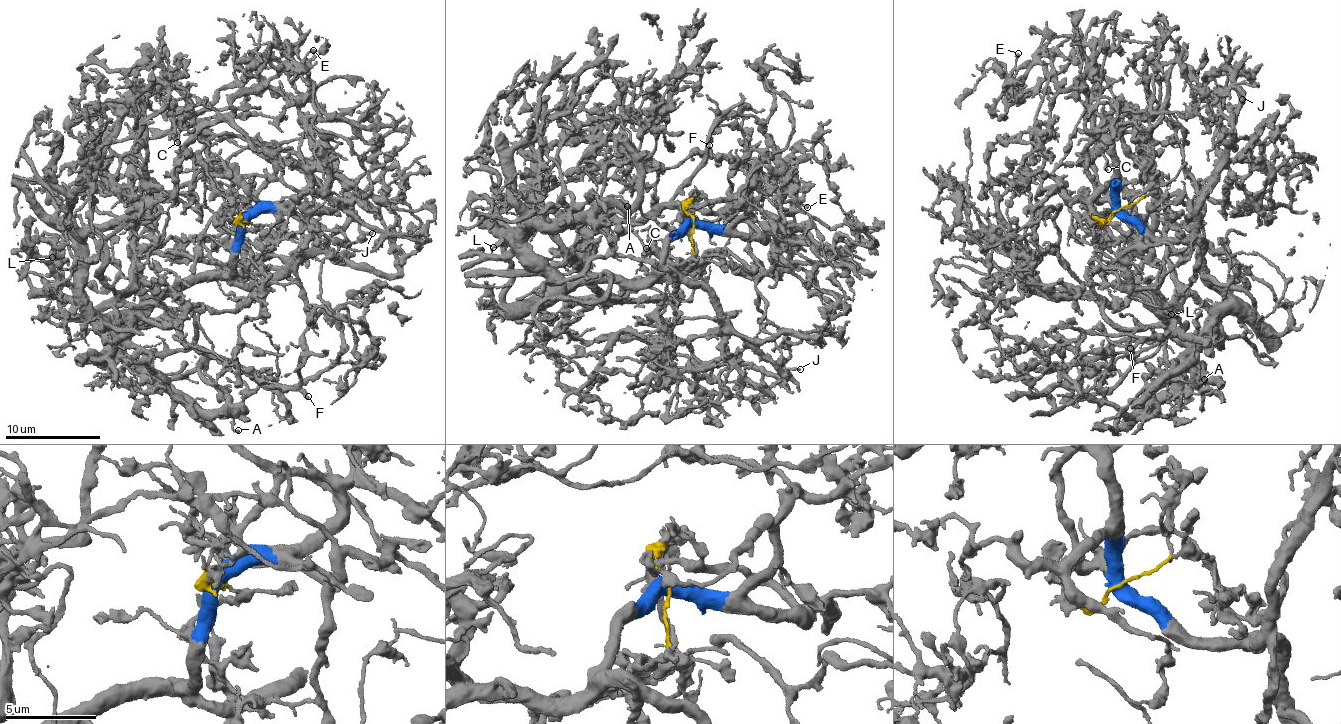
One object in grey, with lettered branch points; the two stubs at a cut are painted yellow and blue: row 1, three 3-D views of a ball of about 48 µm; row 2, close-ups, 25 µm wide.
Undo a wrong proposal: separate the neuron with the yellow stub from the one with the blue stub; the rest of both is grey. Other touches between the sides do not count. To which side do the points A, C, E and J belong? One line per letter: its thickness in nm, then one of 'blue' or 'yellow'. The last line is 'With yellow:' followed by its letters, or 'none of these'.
A: calibre 170 nm; blue
C: calibre 160 nm; blue
E: calibre 200 nm; blue
J: calibre 200 nm; blue
With yellow: none of these

